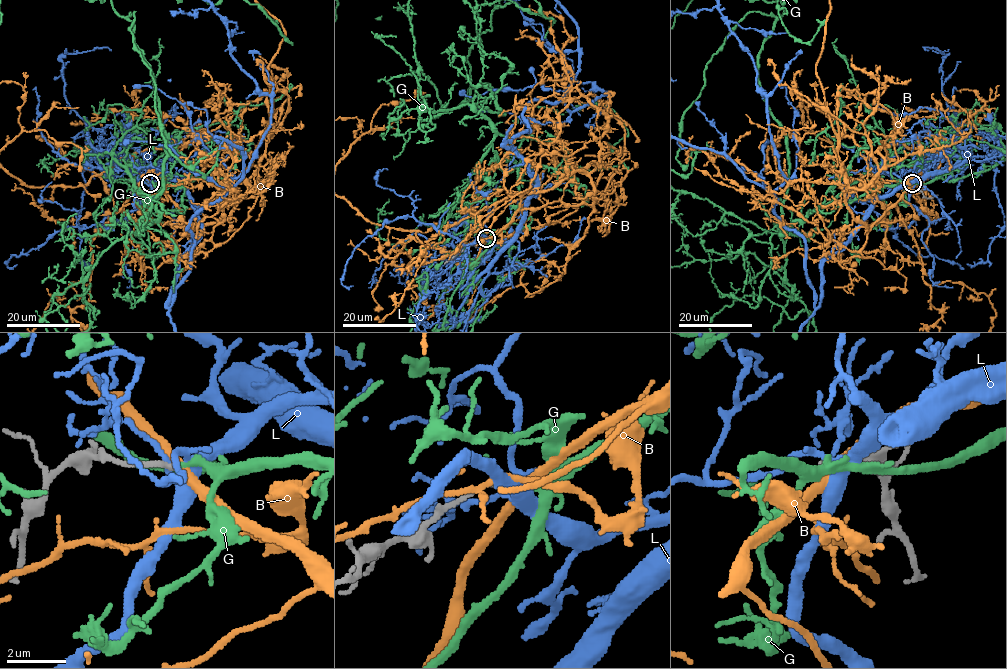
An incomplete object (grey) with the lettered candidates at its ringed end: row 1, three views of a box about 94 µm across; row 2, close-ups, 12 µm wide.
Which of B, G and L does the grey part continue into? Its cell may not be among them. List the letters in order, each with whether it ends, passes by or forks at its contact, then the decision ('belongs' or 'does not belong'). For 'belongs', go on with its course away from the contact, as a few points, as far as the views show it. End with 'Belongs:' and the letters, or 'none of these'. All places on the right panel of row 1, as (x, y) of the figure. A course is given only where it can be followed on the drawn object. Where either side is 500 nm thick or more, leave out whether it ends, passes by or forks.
B: it passes by | does not belong
G: it ends | belongs | via (912, 183), (780, 232), (758, 11), (681, 120), (691, 171)
L: it passes by | does not belong
Belongs: G

